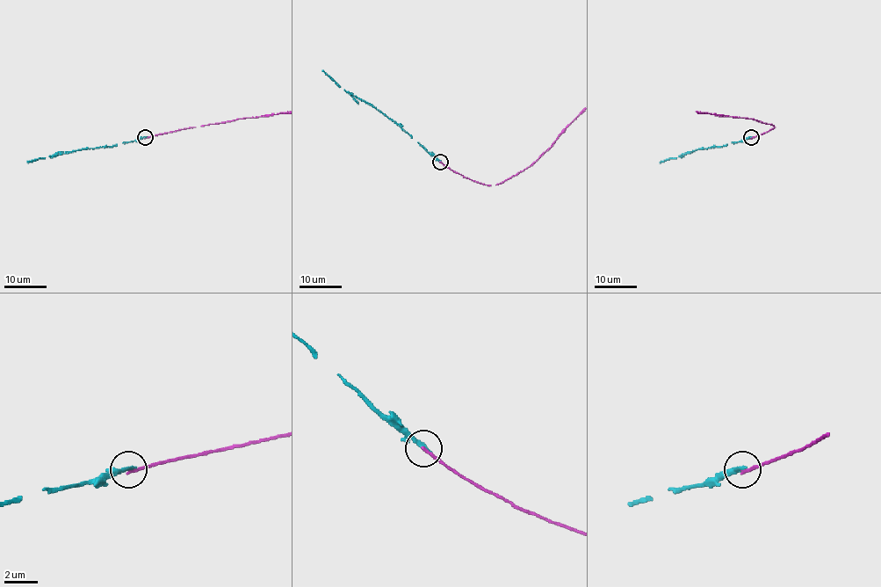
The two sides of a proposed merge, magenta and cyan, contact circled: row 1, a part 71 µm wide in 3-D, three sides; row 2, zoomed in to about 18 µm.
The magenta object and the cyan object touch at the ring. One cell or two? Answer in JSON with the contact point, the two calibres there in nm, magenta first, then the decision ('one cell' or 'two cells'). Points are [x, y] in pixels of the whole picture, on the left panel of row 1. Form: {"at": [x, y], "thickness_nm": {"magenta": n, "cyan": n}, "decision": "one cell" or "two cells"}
{"at": [145, 137], "thickness_nm": {"magenta": 170, "cyan": 240}, "decision": "two cells"}

